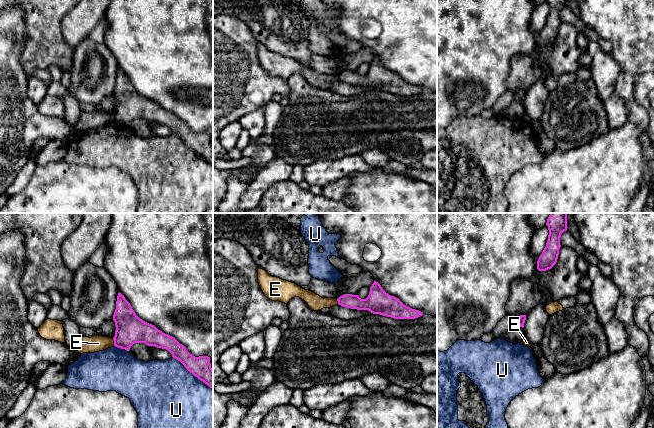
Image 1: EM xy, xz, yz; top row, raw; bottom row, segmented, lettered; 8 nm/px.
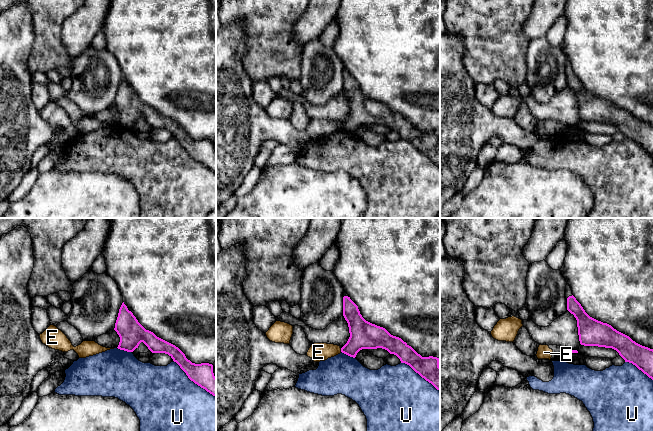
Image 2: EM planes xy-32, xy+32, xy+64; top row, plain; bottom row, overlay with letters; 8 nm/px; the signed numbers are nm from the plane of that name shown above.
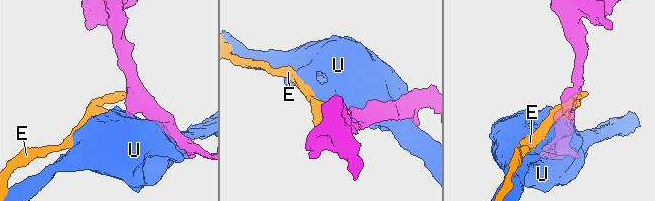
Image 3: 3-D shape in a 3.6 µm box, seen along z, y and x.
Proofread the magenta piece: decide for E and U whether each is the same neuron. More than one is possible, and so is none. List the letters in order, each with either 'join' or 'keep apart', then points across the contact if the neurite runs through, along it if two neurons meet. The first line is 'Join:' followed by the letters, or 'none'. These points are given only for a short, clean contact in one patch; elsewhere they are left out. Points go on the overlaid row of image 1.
Join: none
E: keep apart | along xy (112, 338), (114, 345)
U: keep apart

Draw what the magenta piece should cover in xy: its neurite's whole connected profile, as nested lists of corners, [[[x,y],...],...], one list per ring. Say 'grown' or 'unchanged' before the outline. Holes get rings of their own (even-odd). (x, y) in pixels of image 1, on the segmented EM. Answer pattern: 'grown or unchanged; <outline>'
unchanged; [[[120,292],[117,296],[113,320],[116,326],[114,346],[129,351],[133,344],[145,343],[148,346],[166,349],[190,373],[213,389],[213,369],[210,357],[193,356],[174,337],[140,319]]]

